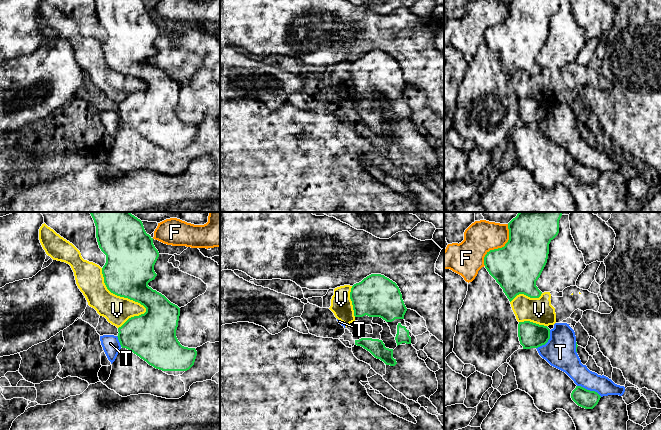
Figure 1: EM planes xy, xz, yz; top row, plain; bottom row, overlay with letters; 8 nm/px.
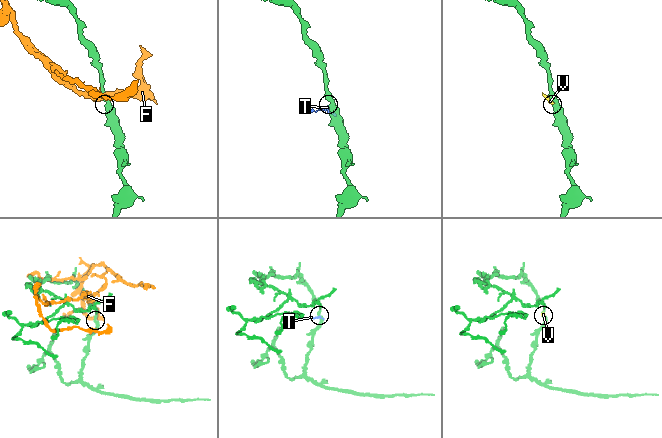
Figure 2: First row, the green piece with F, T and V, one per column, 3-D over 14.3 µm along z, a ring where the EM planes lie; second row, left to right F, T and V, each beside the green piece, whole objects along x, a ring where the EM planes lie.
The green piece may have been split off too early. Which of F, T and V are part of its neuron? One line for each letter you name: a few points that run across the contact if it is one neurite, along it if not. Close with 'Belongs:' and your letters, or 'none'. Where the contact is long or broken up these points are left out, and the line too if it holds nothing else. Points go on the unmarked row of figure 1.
Belongs: none

